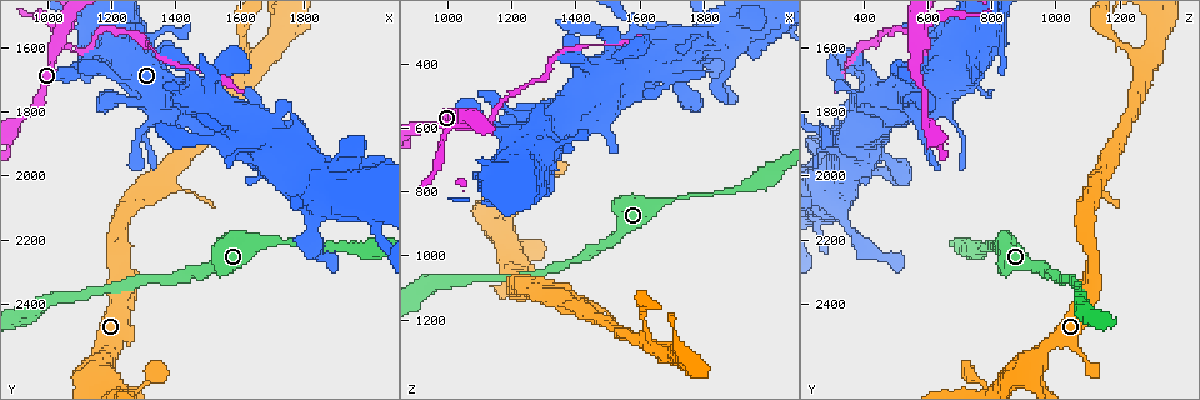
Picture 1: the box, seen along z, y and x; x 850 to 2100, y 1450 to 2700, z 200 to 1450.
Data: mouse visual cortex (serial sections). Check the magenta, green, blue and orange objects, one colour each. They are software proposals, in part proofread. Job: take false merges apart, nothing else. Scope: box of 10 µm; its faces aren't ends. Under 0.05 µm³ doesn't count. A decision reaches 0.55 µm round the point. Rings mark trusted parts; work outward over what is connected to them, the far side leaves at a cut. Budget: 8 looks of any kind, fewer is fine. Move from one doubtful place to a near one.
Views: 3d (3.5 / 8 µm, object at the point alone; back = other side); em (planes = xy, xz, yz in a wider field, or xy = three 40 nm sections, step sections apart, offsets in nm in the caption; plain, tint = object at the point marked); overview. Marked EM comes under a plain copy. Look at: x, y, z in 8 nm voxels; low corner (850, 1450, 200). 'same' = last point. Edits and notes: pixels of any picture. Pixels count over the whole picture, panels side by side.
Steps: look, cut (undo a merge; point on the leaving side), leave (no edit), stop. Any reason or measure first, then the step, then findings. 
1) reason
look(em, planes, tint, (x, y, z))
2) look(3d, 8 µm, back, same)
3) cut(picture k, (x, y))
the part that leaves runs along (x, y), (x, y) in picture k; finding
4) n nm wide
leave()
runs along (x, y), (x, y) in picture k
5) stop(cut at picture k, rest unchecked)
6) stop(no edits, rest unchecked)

thin neck
look(3d, 3.5 µm, back, (1080, 1600, 610))

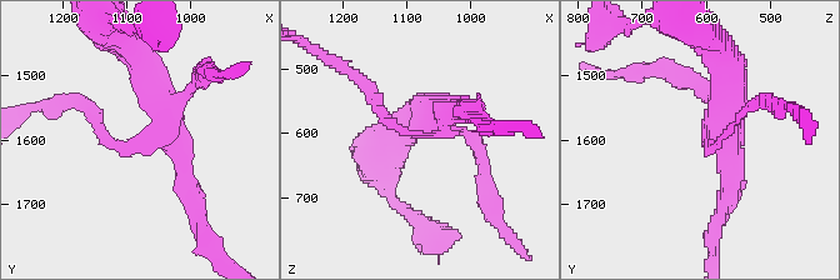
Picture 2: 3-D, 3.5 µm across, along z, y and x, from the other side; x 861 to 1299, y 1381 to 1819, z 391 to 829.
3 arms; arms of 100, 300, 400 nm
look(em, xy, step 3, tint, (1090, 1605, 605))

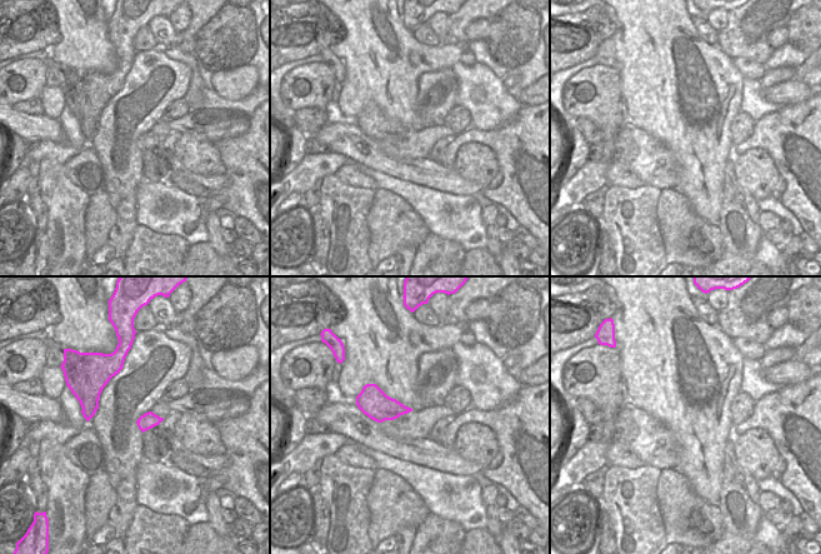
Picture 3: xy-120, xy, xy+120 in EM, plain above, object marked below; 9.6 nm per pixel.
cut(picture 2, (683, 73))
the part that leaves runs along (154, 141), (111, 145), (70, 103) in picture 2; a second cell is stuck on

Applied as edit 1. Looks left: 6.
thin arm on a thick one
look(3d, 3.5 µm, (1170, 2600, 940))

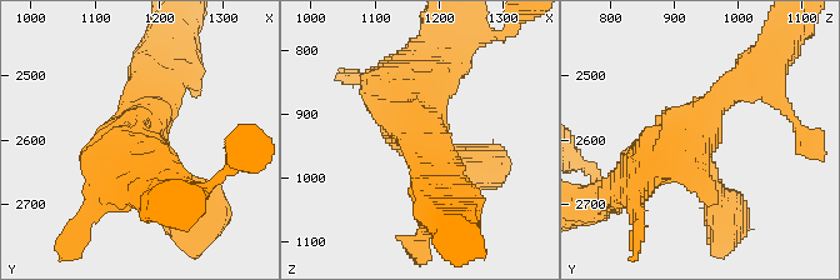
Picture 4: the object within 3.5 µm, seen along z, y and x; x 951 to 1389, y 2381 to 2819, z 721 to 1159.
need the tissue
look(em, xy, step 2, tint, (1170, 2600, 940))

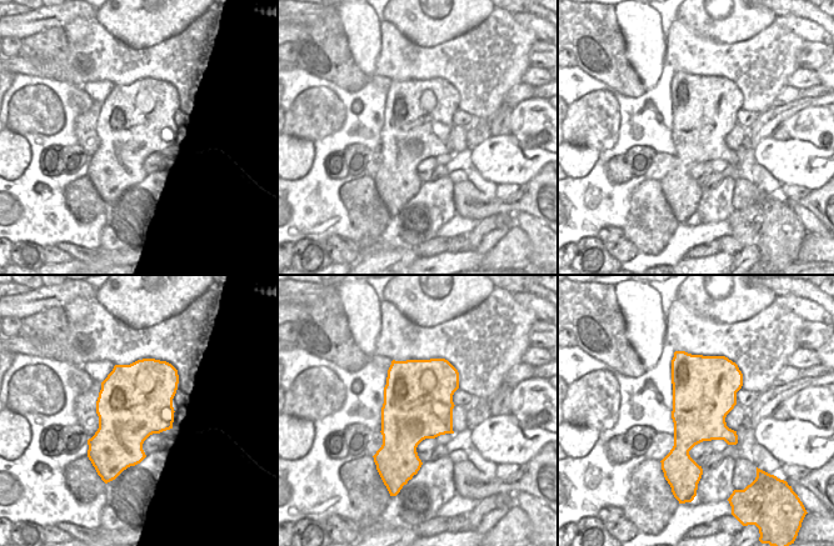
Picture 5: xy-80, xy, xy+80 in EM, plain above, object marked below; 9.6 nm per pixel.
leave()
runs along (749, 81), (689, 154), (634, 181) in picture 4; all the same cell

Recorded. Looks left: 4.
two arms in line, one across
look(3d, 3.5 µm, (1640, 1680, 1290))

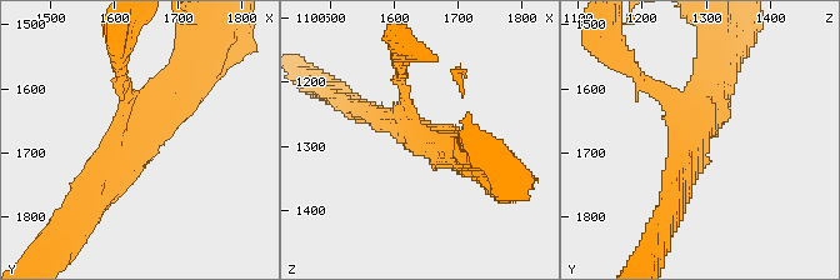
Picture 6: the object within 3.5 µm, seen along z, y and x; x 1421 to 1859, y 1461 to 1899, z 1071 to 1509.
3 arms; arms of 150, 300, 500 nm
look(em, xy, step 1, tint, (1630, 1680, 1280))

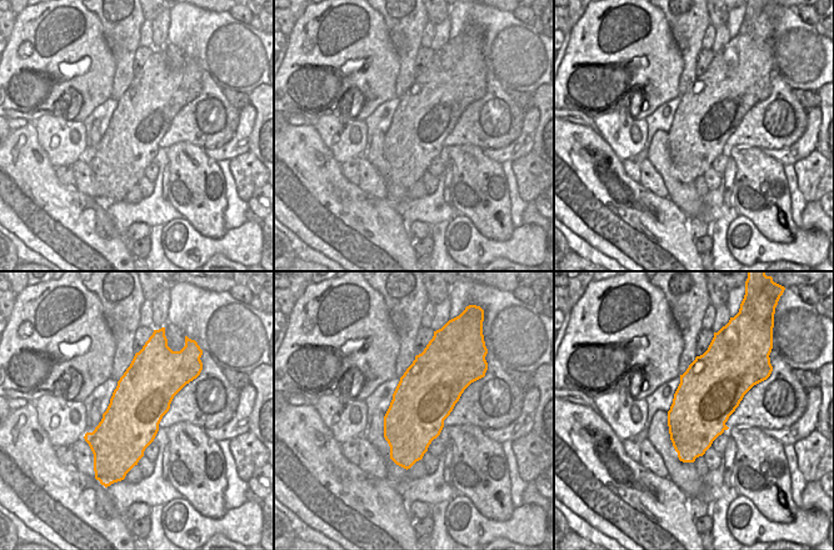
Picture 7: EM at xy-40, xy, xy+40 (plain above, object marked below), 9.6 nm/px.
leave()
runs along (85, 201), (189, 75) in picture 6; all the same cell

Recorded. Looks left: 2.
stop(cut at picture 2, rest unchecked)

